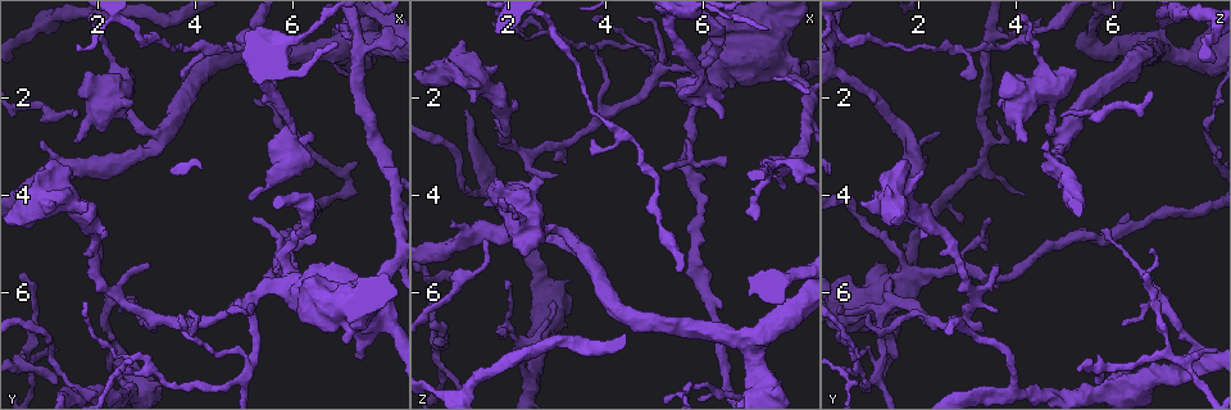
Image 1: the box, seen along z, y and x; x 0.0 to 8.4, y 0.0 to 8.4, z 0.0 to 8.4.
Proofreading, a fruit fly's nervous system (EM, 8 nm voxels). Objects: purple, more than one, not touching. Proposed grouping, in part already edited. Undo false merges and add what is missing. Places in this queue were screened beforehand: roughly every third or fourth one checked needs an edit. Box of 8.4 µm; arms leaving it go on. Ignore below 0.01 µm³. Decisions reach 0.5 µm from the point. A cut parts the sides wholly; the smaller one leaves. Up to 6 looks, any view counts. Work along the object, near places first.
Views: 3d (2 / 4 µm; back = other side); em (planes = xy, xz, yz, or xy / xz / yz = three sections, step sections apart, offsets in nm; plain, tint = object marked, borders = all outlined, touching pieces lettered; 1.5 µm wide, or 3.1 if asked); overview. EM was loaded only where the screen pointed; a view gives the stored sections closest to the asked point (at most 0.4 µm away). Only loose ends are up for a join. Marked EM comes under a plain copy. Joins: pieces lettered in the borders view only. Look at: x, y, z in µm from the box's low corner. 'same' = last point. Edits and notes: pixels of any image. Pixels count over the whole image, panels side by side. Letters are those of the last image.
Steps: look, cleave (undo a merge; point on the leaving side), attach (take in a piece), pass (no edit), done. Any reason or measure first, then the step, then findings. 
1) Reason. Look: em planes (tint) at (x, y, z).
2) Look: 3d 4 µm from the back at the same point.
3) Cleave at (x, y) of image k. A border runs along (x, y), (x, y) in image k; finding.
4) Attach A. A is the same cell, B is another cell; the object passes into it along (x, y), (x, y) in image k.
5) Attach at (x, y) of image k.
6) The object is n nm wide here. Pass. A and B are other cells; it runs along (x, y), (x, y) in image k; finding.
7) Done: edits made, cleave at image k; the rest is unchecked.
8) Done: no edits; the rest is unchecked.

Calibre changes. Look: em planes (tint) at (2.55, 7.40, 7.65).

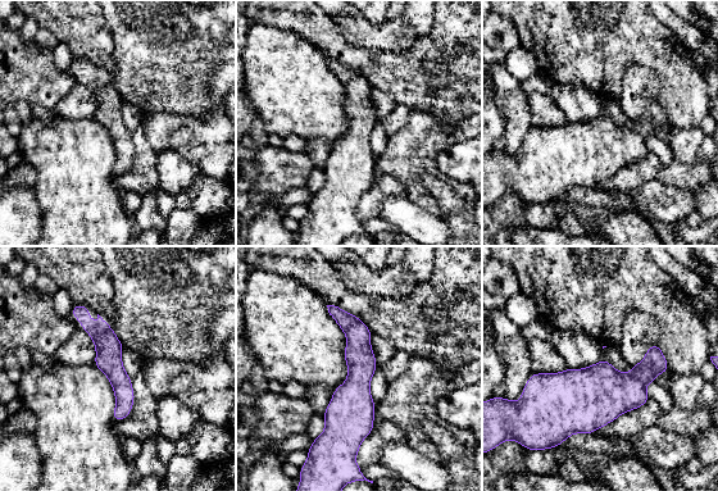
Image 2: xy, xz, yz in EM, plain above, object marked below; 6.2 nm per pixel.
Look: em planes (borders) at the same point.

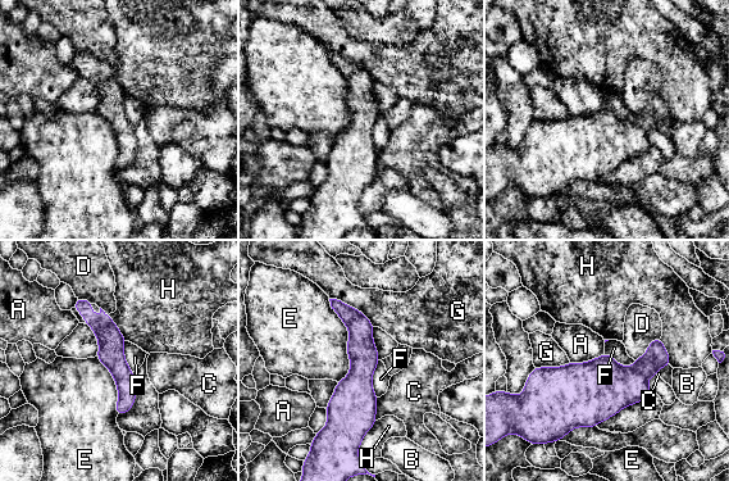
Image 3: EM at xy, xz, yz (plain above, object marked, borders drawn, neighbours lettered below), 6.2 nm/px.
Pass. A, B, C, D, E, F, G and H are other cells; a border runs along (328, 299), (347, 330), (337, 382) in image 3; continuous, no second neuron.

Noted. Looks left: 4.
Free end. Look: 3d 4 µm at (2.30, 1.45, 5.30).

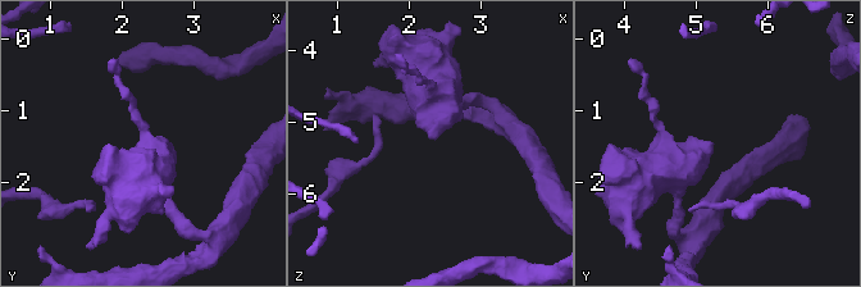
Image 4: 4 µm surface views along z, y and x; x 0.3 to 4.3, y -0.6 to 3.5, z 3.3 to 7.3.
Look: em planes (borders) at (2.35, 1.50, 5.25).

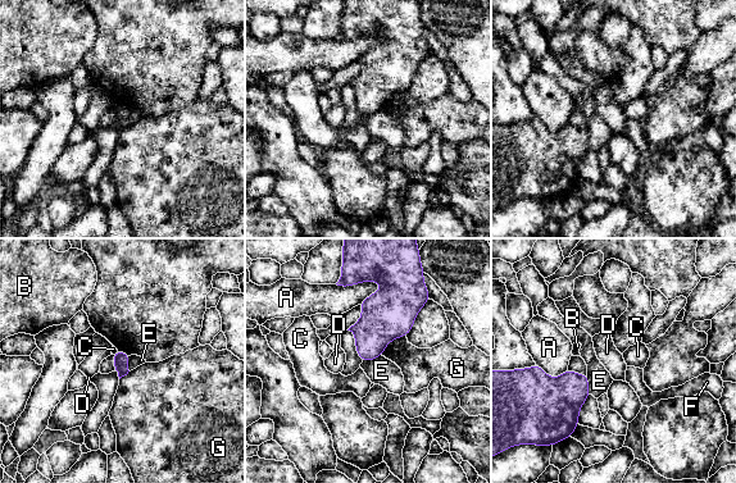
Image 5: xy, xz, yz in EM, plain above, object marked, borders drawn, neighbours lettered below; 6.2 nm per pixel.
Pass. A, B, C, D, E, F and G are other cells; a border runs along (587, 373), (590, 393) in image 5; none of them fits.

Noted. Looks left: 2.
Done: no edits; the rest is unchecked.

